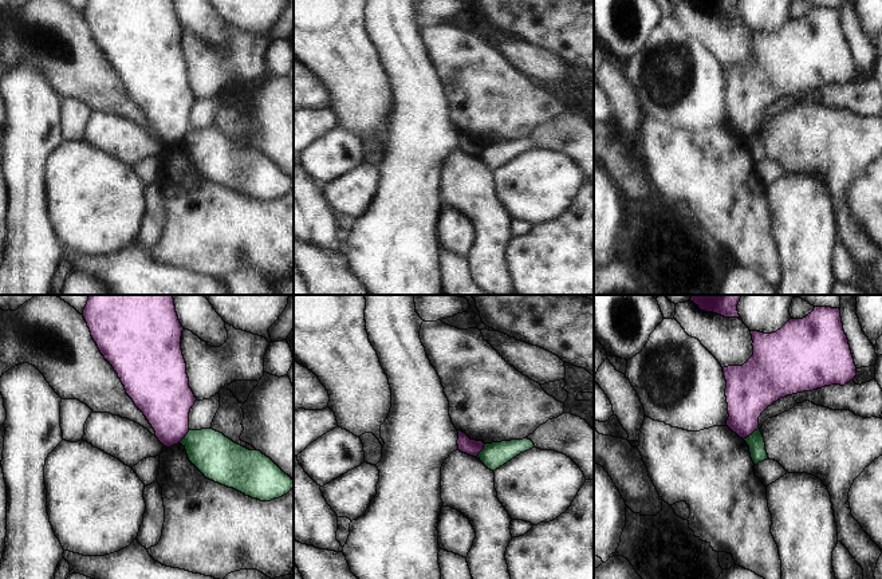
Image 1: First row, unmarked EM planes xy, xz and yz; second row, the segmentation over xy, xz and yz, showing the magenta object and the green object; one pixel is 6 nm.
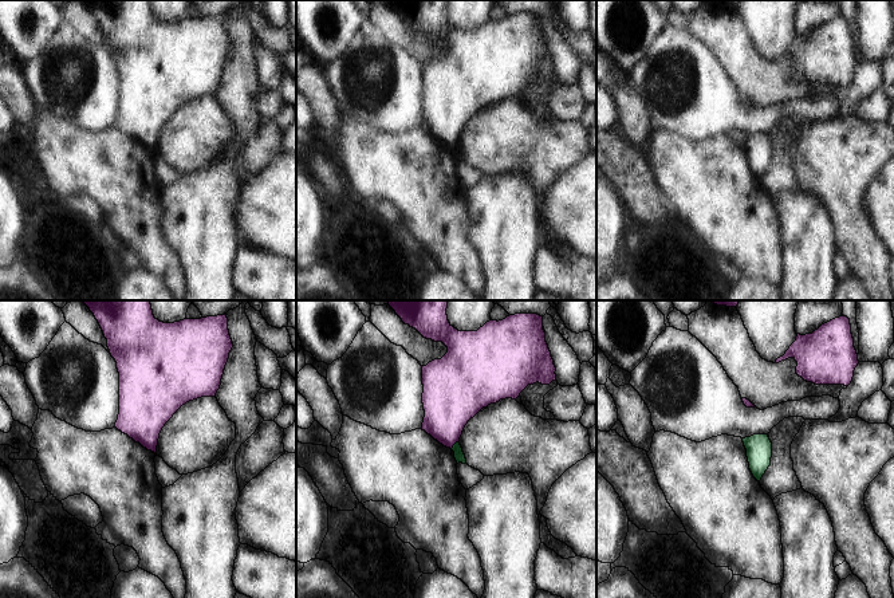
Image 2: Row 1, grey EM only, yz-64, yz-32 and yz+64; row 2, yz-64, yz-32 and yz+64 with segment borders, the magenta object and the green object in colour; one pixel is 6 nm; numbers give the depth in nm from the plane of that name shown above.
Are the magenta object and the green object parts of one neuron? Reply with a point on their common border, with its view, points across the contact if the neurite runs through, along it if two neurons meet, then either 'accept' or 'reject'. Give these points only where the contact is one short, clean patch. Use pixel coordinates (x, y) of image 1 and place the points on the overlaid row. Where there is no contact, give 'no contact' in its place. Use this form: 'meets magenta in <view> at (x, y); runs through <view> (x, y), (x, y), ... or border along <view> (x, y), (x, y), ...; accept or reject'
meets magenta in yz at (749, 434); border along yz (758, 428), (743, 438); reject

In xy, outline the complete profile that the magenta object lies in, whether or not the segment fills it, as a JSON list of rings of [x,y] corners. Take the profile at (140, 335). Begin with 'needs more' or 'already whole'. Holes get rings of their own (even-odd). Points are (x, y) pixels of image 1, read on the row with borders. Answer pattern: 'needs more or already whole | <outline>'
already whole | [[[90,295],[83,318],[101,354],[118,374],[126,394],[143,413],[155,432],[158,441],[170,448],[189,432],[189,411],[197,398],[189,387],[186,363],[181,350],[181,326],[173,295]]]

